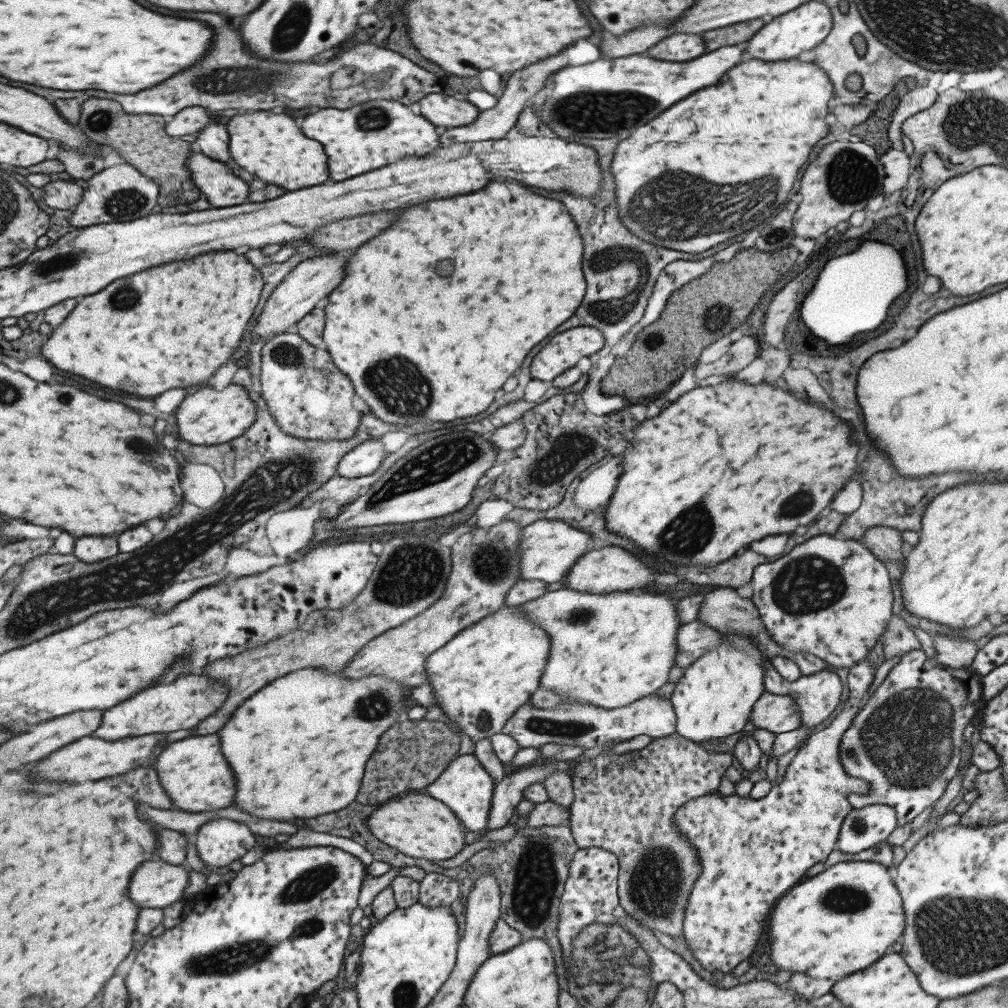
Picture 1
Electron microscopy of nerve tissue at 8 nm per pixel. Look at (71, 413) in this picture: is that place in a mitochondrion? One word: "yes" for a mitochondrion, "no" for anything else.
no

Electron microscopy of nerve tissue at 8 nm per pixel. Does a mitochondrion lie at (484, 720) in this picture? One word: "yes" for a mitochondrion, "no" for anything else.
no

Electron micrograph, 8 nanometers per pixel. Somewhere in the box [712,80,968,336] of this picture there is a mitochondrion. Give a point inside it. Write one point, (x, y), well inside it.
(849, 177)

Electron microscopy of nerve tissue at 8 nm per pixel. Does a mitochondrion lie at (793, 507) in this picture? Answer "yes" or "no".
yes

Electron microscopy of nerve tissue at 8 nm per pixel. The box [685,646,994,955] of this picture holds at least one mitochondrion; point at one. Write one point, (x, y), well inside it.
(910, 735)

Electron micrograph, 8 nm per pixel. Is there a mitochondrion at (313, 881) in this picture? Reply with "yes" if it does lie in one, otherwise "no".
yes

